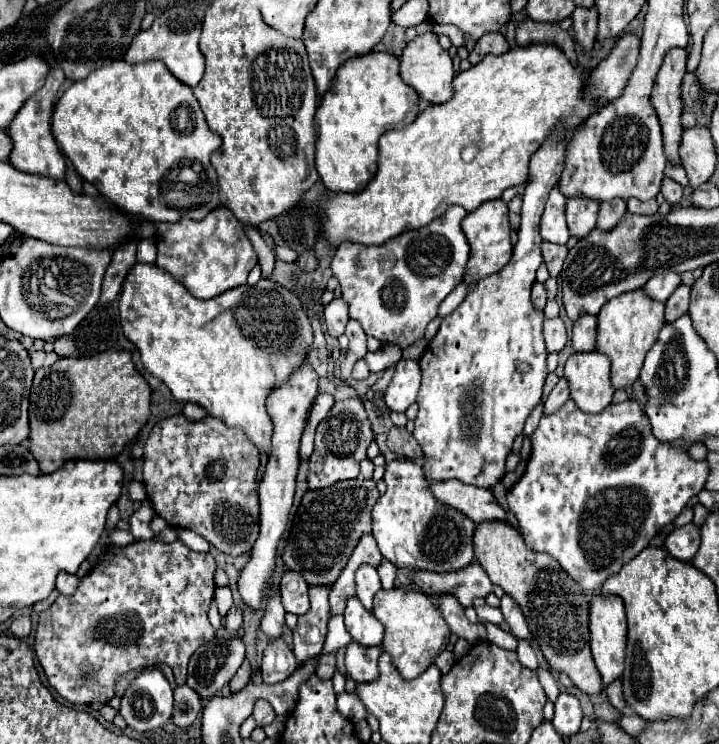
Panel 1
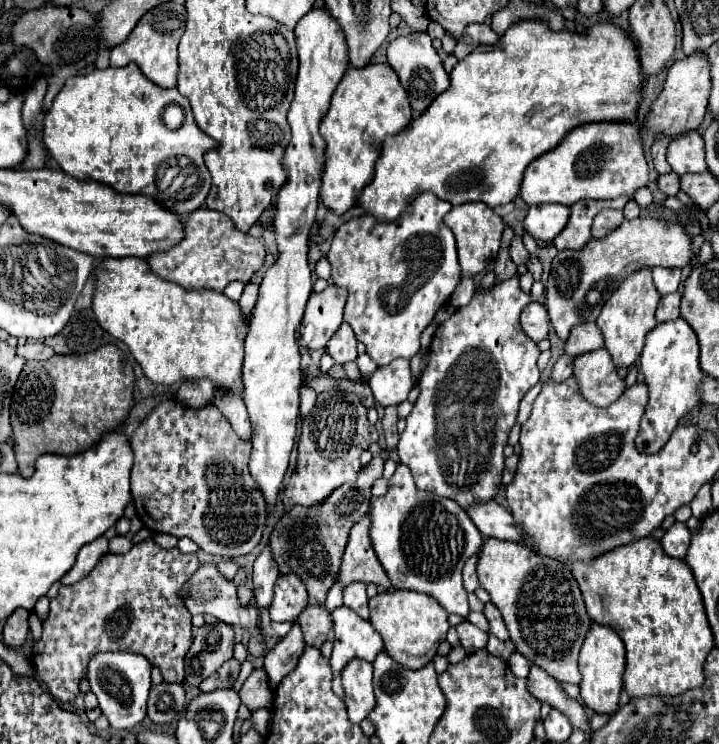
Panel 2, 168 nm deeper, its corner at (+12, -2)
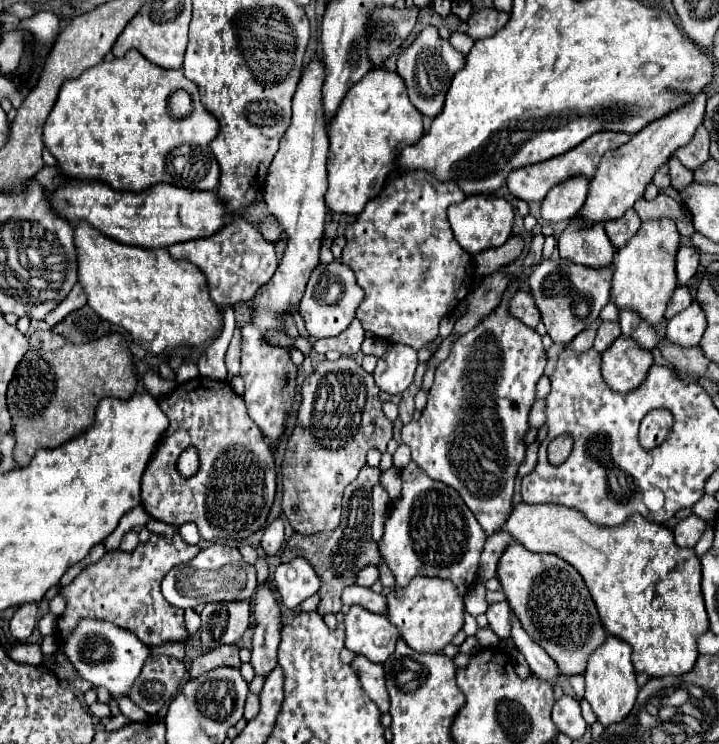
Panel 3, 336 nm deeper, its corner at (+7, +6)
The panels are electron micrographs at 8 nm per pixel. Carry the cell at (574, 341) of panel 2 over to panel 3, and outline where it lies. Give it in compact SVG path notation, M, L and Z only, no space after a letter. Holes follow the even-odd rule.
M603 321L601 327L599 327L599 331L597 331L597 339L595 339L593 347L599 353L603 353L619 335L621 335L621 327L619 327L617 321Z

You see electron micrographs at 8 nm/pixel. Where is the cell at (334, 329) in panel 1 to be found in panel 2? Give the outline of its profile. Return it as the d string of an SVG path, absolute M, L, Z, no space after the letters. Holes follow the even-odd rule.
M328 285L322 293L312 293L298 331L298 343L306 349L324 349L330 337L342 325L346 291Z

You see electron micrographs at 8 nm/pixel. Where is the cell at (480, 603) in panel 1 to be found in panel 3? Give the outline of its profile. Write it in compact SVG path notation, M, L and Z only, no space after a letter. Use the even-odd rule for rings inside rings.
M411 461L401 469L403 495L393 501L385 521L385 533L379 541L379 553L393 571L397 585L407 587L417 575L441 577L455 583L461 595L477 581L479 557L485 545L485 533L463 499L449 485L429 479L421 467Z

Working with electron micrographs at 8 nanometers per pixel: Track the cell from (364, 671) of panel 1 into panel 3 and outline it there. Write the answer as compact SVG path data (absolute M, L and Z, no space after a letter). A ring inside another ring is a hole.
M355 657L355 661L351 663L353 669L357 669L359 681L363 691L369 695L369 699L383 711L389 711L389 695L387 695L387 687L385 687L385 673L383 673L383 665L381 663L373 663L365 657Z

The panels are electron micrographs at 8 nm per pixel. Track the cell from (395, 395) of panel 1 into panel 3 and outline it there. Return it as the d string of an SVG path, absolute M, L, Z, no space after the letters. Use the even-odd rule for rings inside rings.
M391 343L385 355L379 359L373 377L381 391L385 393L403 393L415 375L417 369L417 351L409 345Z

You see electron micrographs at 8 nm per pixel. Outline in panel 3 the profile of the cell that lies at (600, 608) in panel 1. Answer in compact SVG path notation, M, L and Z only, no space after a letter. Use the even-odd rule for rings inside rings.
M607 637L605 643L589 657L589 665L585 671L585 699L589 701L593 713L597 715L597 721L603 727L609 727L613 723L621 723L633 709L639 687L635 681L635 669L631 665L631 647L617 639L617 637Z

